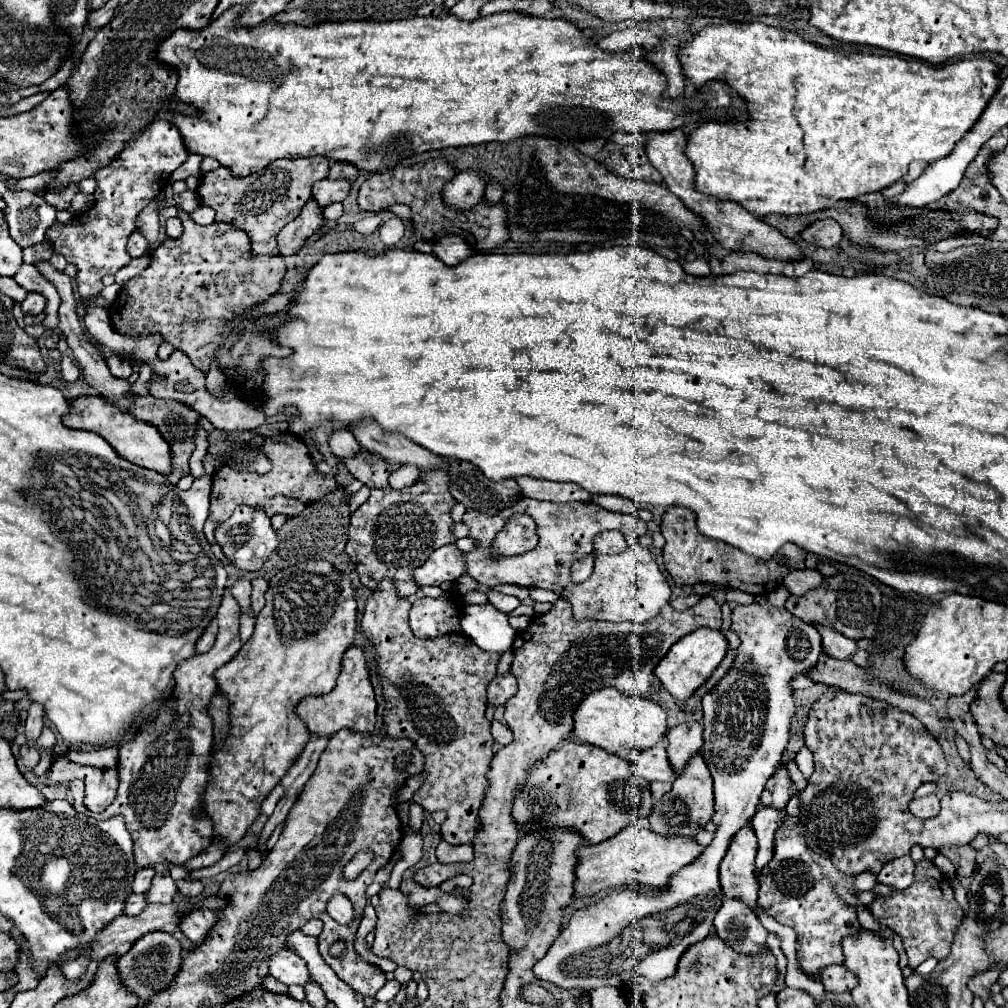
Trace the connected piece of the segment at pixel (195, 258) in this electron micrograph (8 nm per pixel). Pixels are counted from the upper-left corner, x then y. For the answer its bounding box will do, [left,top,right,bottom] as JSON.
[110,210,292,405]

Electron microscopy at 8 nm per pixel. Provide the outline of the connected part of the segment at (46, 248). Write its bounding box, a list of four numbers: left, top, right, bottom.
[24,241,52,263]

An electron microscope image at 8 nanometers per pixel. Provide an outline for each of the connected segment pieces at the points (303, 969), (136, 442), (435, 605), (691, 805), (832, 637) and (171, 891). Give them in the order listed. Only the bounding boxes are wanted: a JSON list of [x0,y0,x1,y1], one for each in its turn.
[[270,949,312,987],[62,395,172,475],[410,599,462,637],[648,755,714,837],[814,623,858,659],[146,871,178,903]]

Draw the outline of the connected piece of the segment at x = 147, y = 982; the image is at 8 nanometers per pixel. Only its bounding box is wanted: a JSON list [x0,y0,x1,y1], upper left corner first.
[118,933,182,1001]

